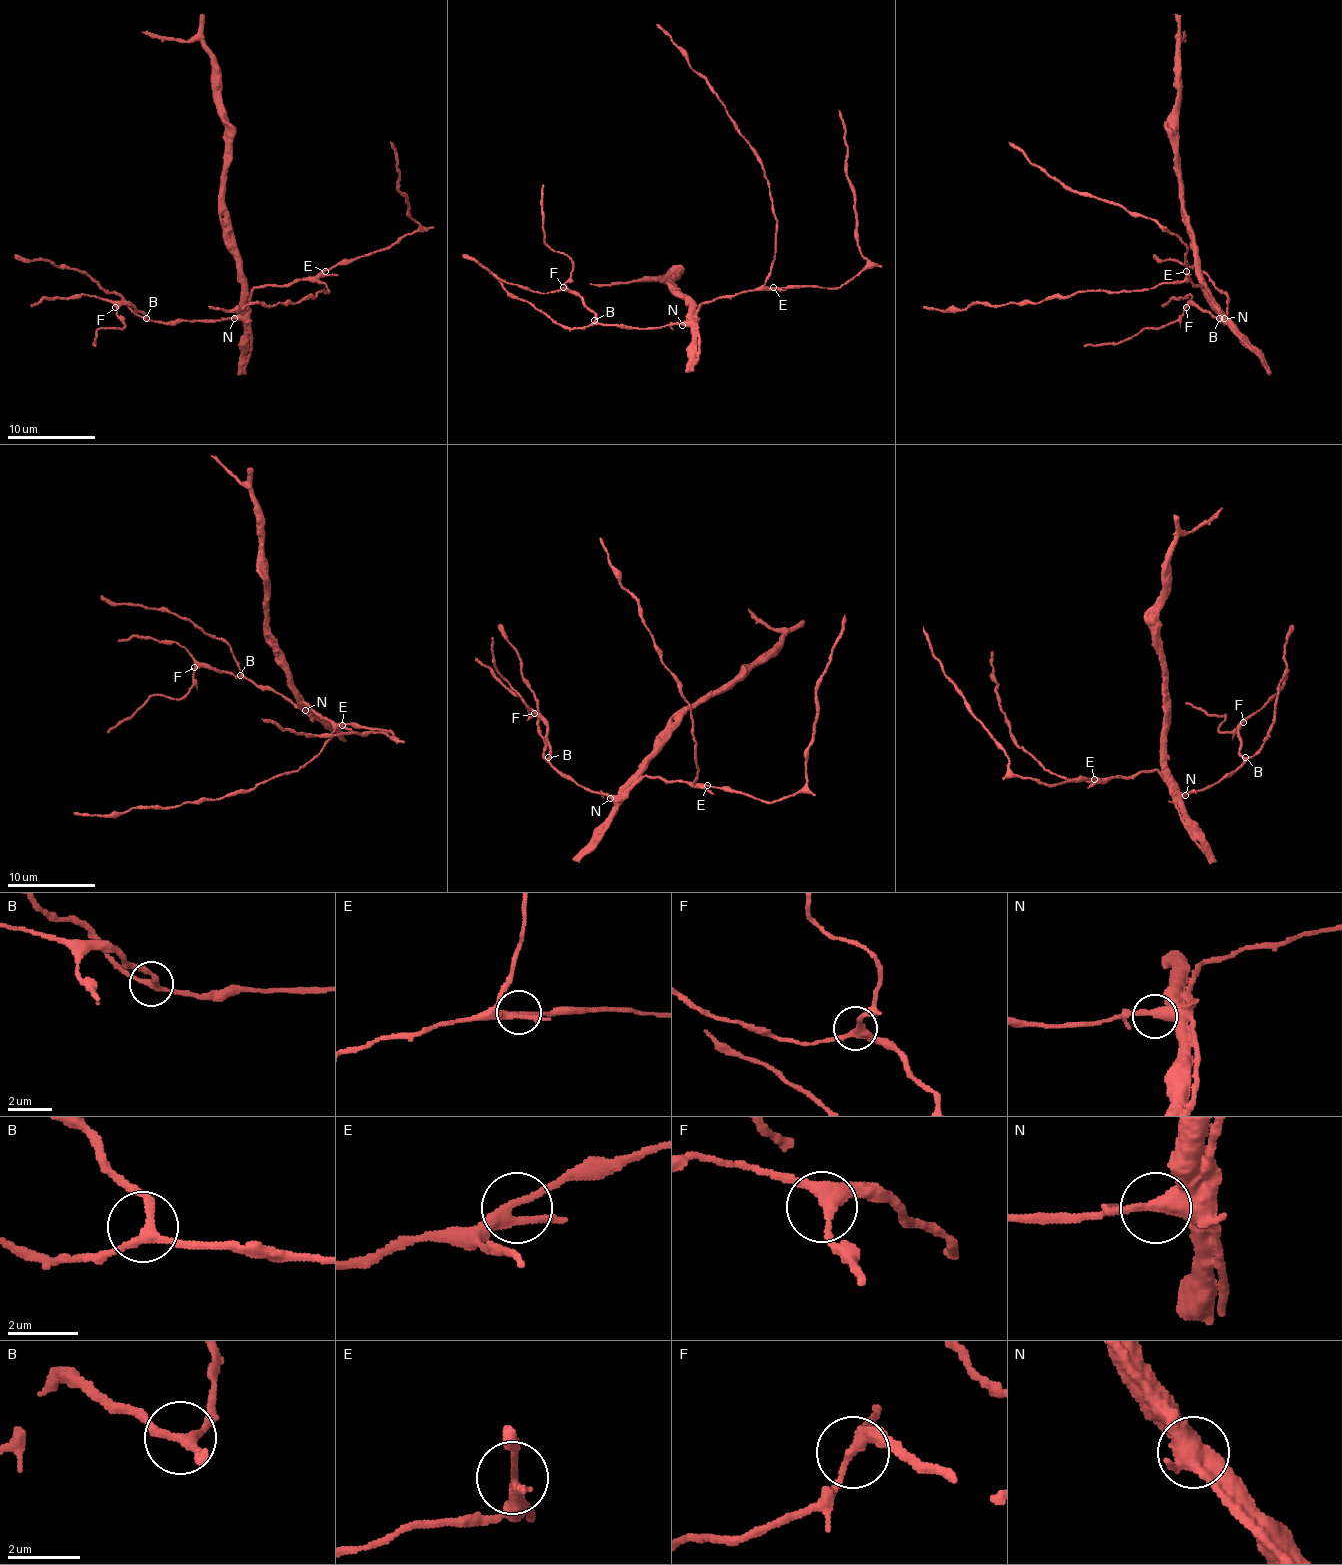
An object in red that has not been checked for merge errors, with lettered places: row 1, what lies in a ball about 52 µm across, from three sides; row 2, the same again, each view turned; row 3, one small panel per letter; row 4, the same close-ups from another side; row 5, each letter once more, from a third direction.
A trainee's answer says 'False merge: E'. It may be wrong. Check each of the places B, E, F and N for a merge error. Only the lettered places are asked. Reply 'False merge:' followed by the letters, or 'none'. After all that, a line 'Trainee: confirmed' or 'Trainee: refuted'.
False merge: none
Trainee: refuted

